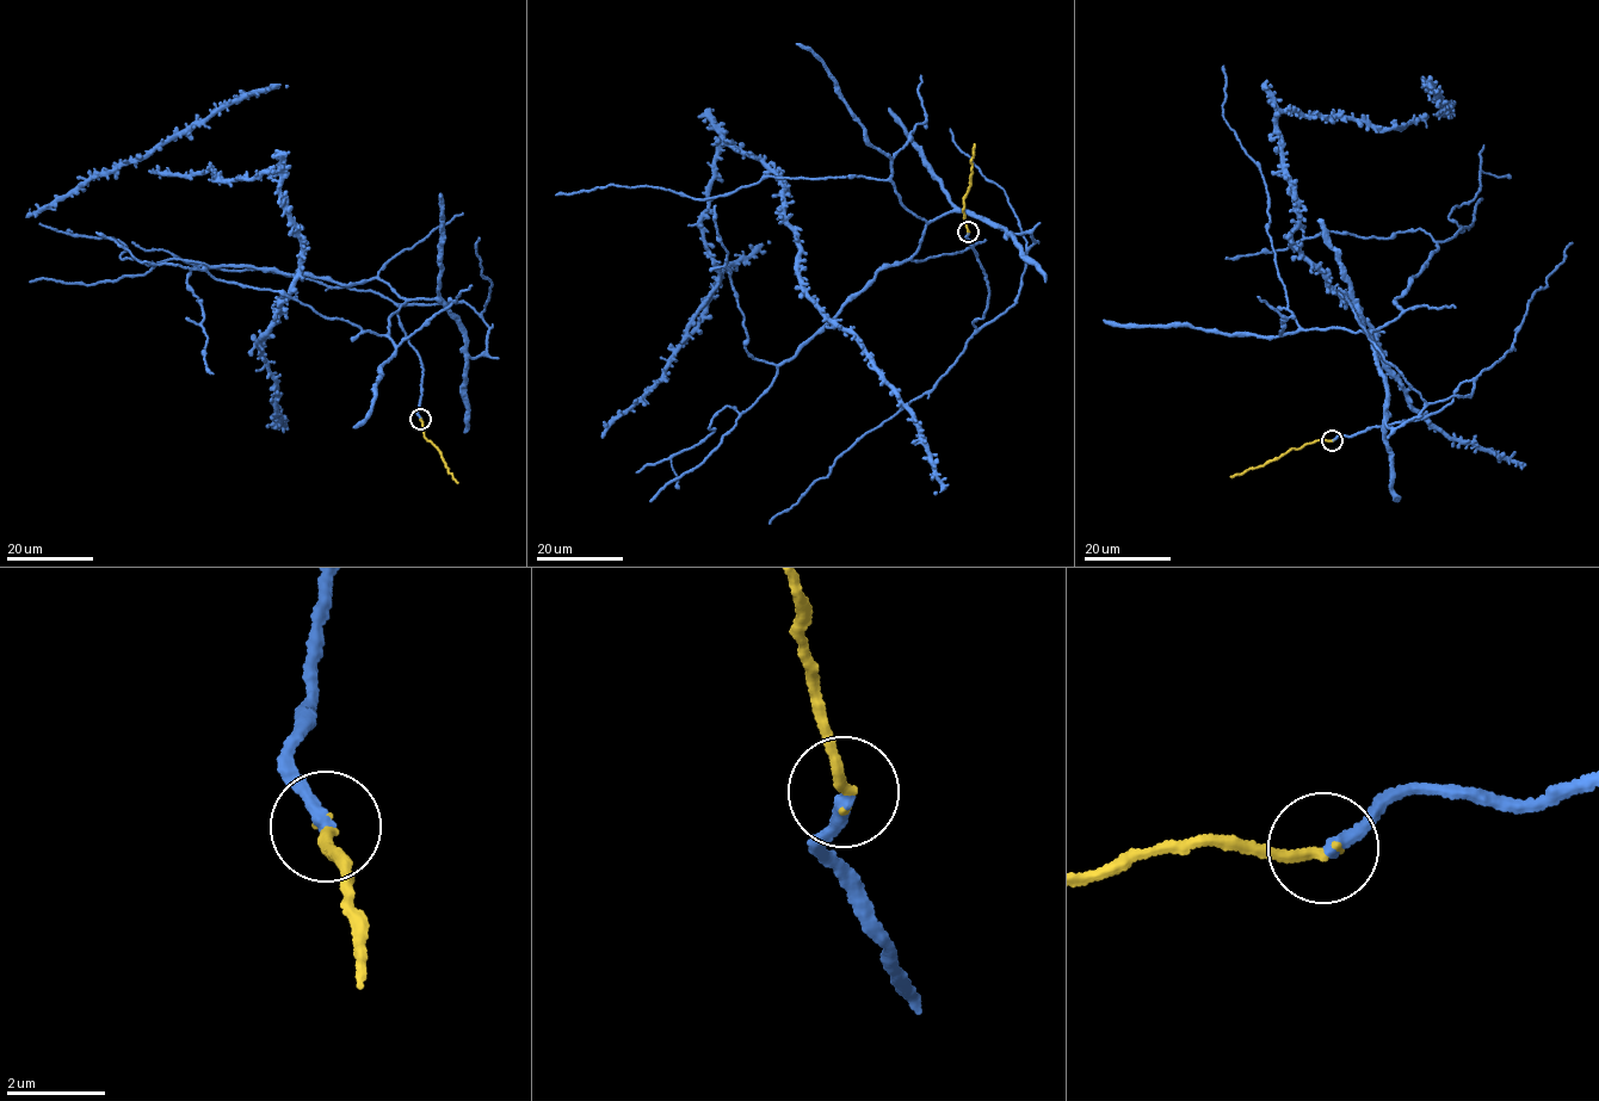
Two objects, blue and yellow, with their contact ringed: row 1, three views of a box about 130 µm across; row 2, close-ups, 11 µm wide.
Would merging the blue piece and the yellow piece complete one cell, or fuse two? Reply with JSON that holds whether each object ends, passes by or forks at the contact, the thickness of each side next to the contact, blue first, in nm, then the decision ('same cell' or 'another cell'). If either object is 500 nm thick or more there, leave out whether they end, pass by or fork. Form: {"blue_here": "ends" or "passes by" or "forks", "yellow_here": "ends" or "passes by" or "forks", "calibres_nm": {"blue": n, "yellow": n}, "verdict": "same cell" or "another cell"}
{"blue_here": "ends", "yellow_here": "ends", "calibres_nm": {"blue": 280, "yellow": 240}, "verdict": "same cell"}

